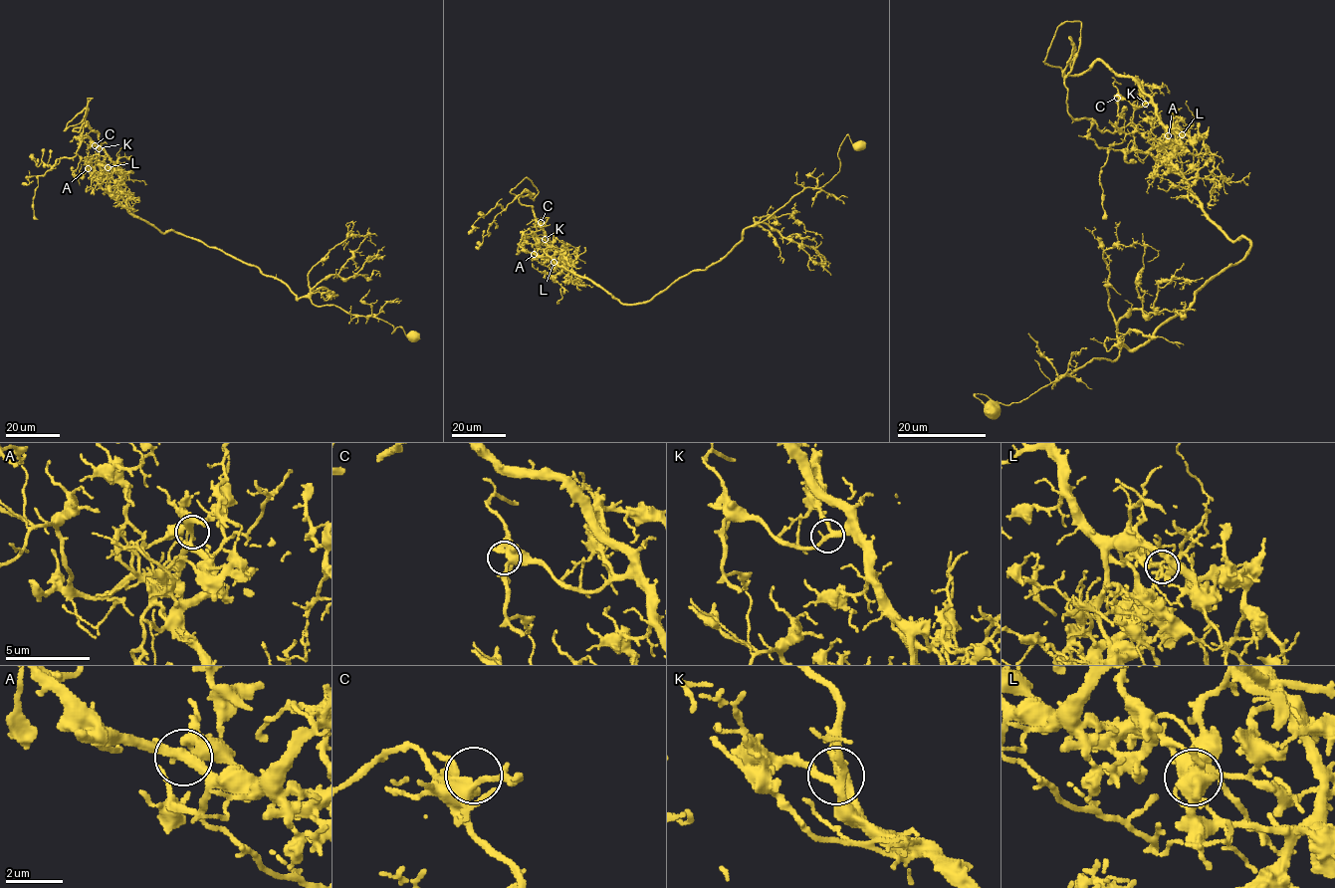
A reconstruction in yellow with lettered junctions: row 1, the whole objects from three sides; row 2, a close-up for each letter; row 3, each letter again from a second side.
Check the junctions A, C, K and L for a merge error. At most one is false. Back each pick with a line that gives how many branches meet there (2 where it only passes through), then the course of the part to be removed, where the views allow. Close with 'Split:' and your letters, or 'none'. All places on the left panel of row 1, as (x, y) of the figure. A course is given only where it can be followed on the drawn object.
L: branches 2; course (108, 167), (88, 121), (73, 130), (88, 109), (64, 130), (88, 99), (37, 219)
Split: L

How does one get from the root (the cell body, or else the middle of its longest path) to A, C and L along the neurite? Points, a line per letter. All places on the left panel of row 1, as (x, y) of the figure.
A: (411, 335), (297, 300), (255, 266), (161, 232), (88, 168)
C: (411, 335), (297, 300), (257, 267), (136, 217), (112, 177), (114, 163), (95, 145)
L: (411, 335), (297, 300), (255, 266), (161, 232), (129, 211), (121, 172), (108, 167)

